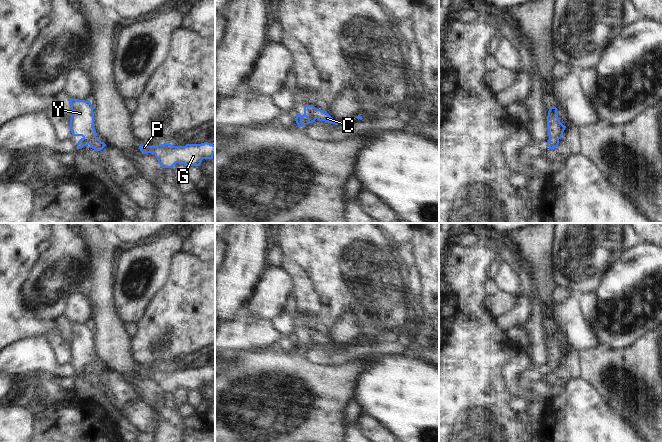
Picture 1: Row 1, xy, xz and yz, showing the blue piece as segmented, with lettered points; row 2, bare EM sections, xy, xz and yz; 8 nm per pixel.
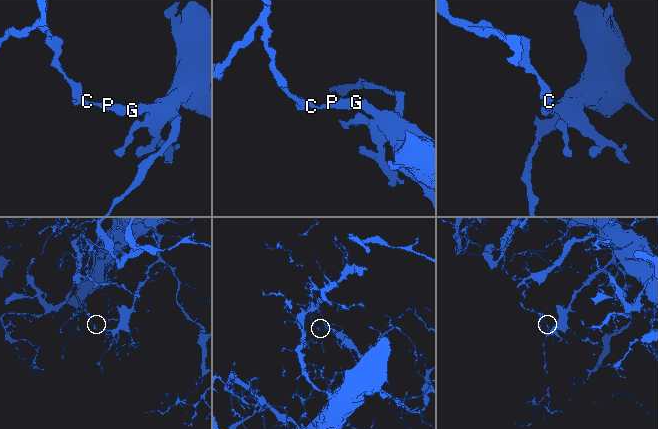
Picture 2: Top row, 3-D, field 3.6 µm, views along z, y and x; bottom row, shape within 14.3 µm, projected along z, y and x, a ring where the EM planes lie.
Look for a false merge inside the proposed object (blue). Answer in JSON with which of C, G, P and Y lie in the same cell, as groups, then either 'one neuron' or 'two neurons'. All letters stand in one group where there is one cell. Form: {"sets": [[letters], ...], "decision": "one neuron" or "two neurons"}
{"sets": [["C", "G", "P", "Y"]], "decision": "one neuron"}

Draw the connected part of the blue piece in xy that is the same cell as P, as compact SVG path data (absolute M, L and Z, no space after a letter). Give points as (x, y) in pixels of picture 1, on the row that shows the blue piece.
M208 142L201 144L186 144L185 146L173 146L169 143L146 146L140 144L139 149L143 153L154 153L162 168L173 168L176 163L189 166L200 166L203 159L213 159L215 145Z

